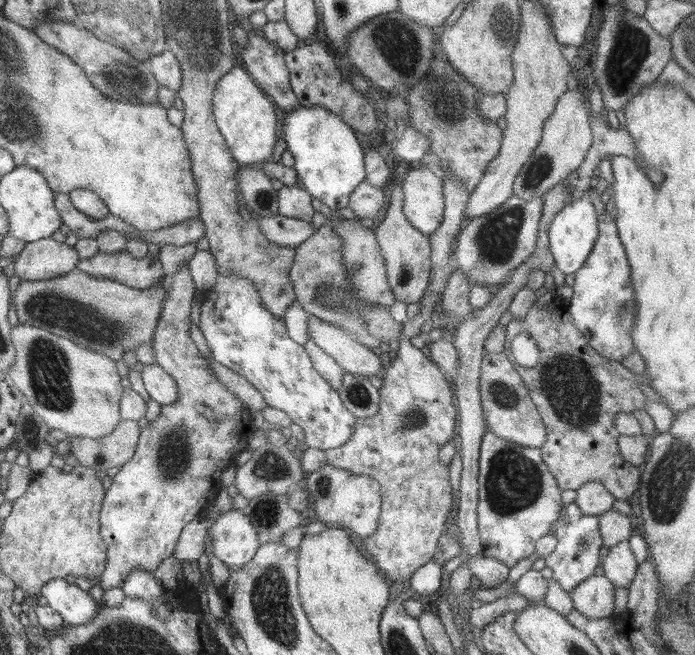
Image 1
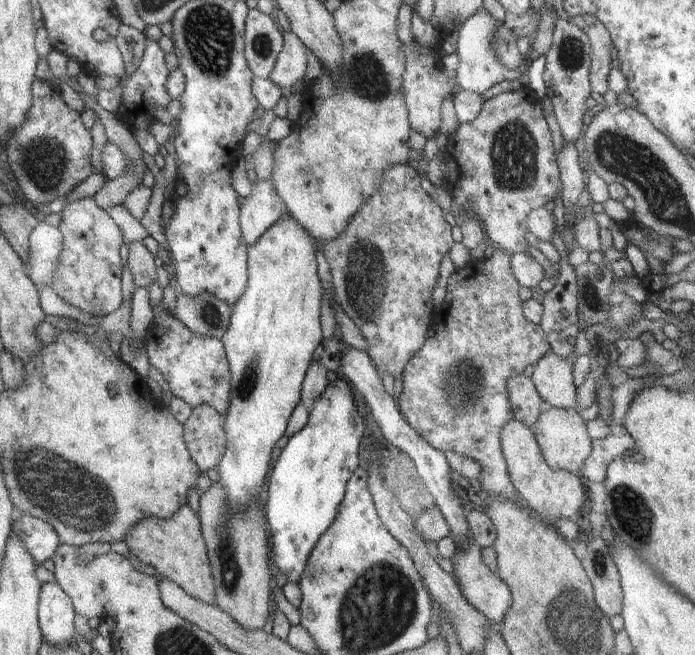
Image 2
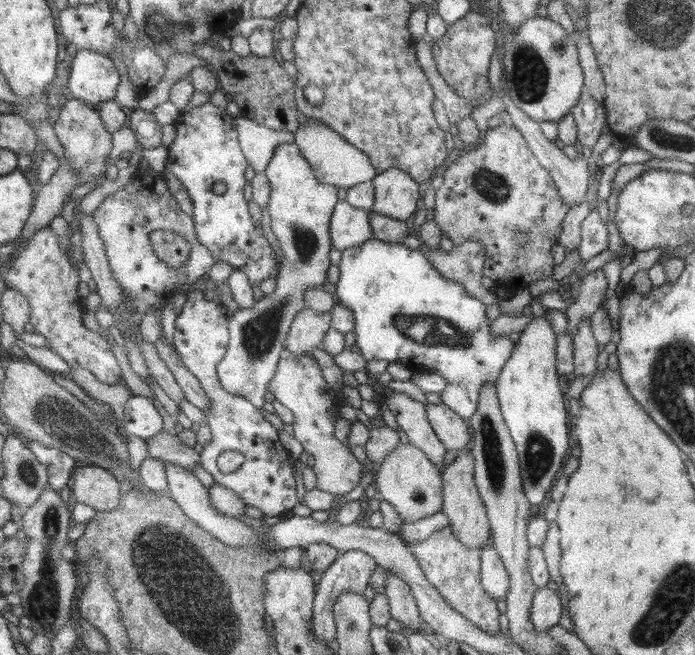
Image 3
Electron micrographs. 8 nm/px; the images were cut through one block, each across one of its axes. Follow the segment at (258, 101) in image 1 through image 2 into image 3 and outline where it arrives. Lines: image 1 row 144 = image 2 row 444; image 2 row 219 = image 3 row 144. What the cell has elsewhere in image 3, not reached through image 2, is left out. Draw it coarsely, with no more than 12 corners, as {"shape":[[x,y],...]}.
{"shape":[[293,142],[265,173],[284,259],[228,318],[223,388],[264,405],[306,290],[328,282],[339,188]]}

